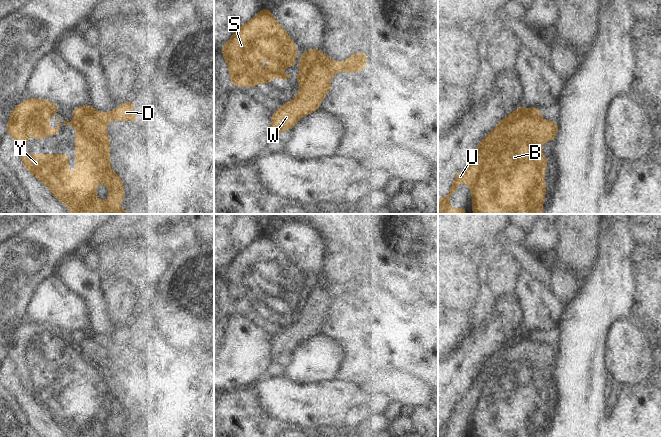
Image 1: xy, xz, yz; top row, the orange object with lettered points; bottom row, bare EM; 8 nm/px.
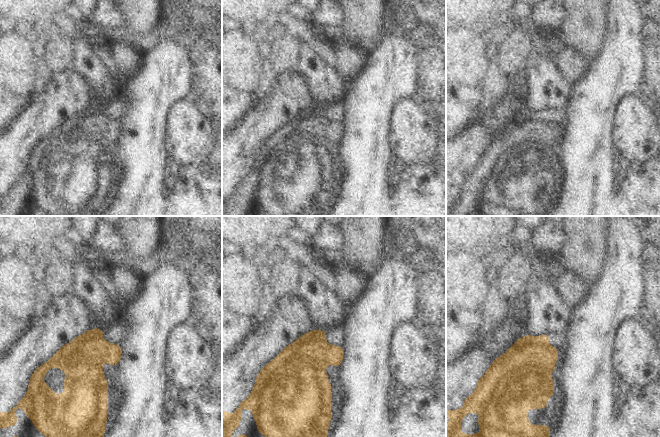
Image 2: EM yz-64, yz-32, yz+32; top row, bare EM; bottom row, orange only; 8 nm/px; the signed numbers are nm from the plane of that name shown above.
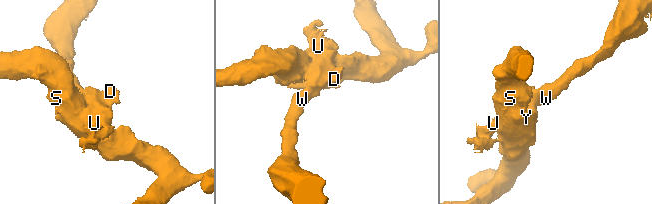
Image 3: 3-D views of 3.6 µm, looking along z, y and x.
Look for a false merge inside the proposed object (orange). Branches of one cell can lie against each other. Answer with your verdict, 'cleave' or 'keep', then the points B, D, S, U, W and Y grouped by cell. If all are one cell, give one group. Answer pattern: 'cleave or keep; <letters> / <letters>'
cleave; B D S U Y / W

